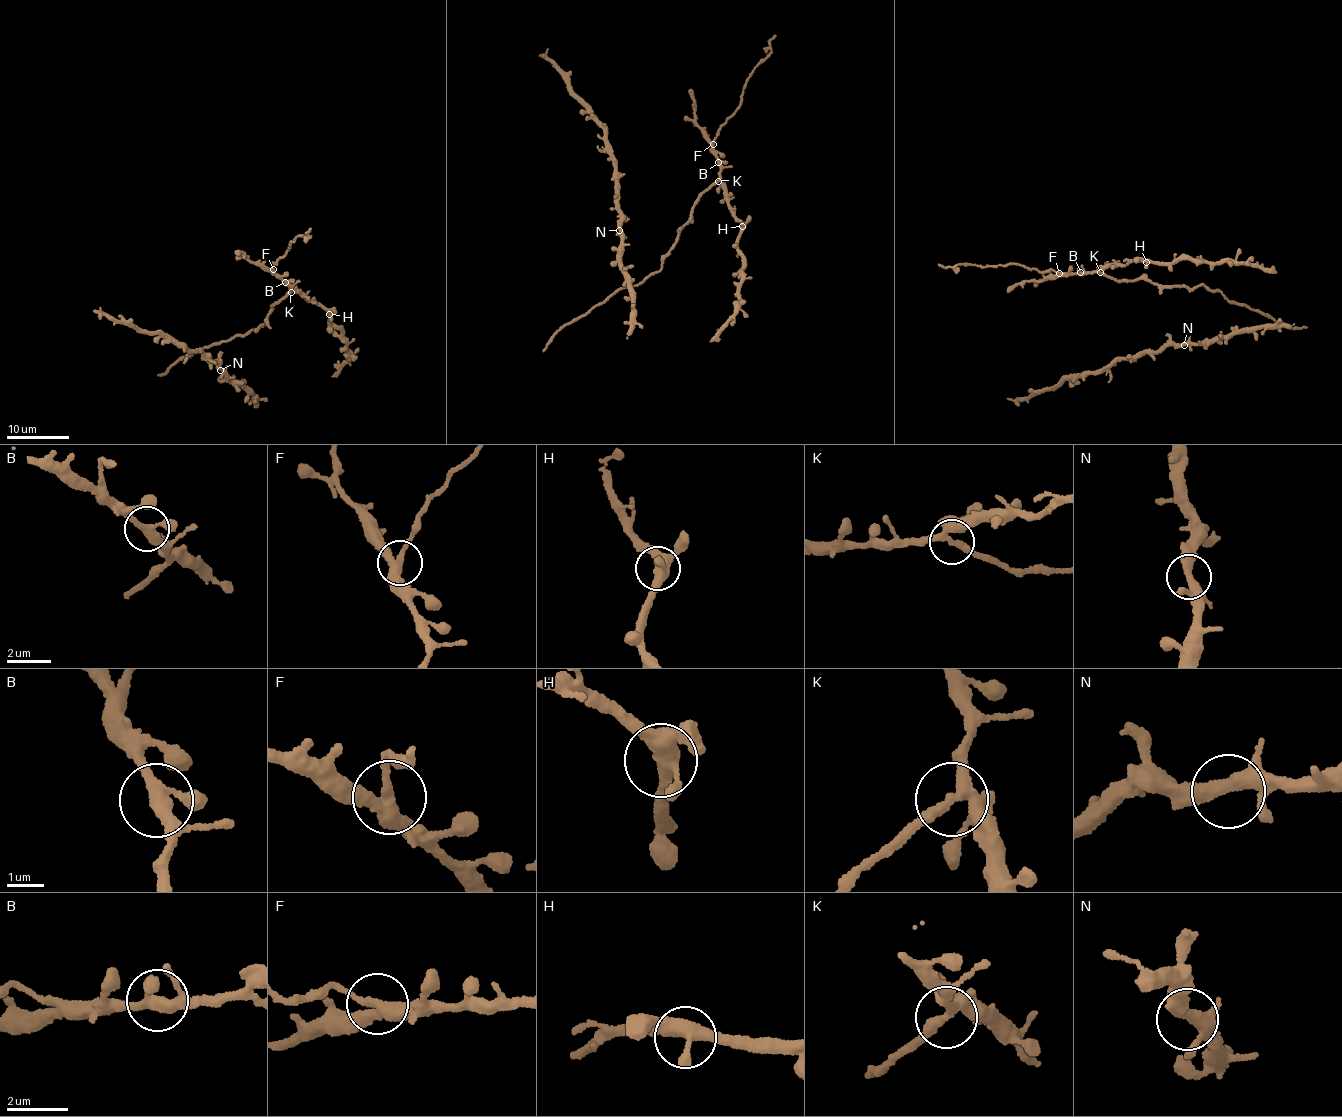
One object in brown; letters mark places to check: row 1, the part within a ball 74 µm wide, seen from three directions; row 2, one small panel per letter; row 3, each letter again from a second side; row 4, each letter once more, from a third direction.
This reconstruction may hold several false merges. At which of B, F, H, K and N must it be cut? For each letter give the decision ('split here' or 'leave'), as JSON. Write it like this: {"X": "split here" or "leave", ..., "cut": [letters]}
{"B": "leave", "F": "split here", "H": "leave", "K": "split here", "N": "leave", "cut": ["F", "K"]}

